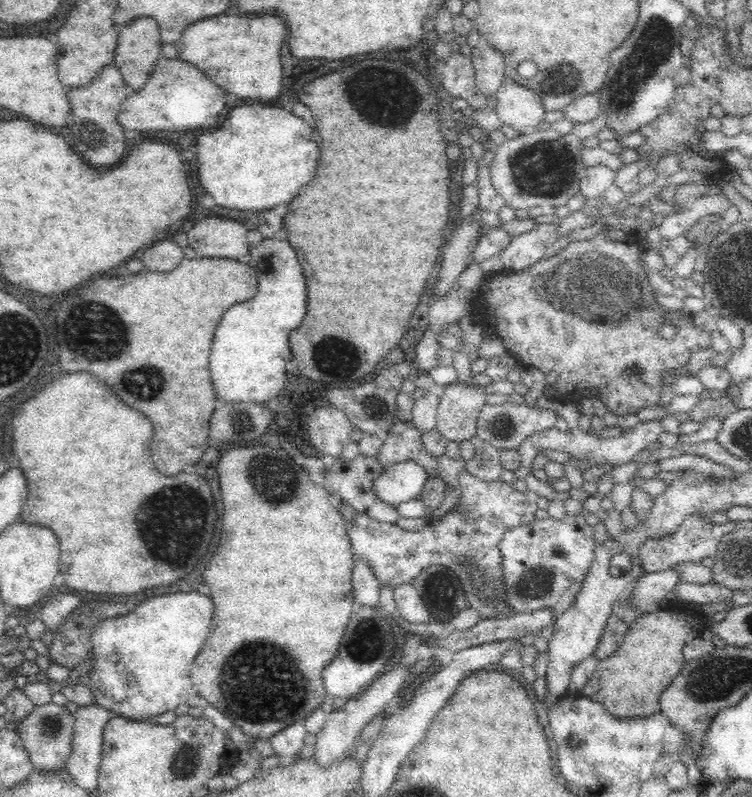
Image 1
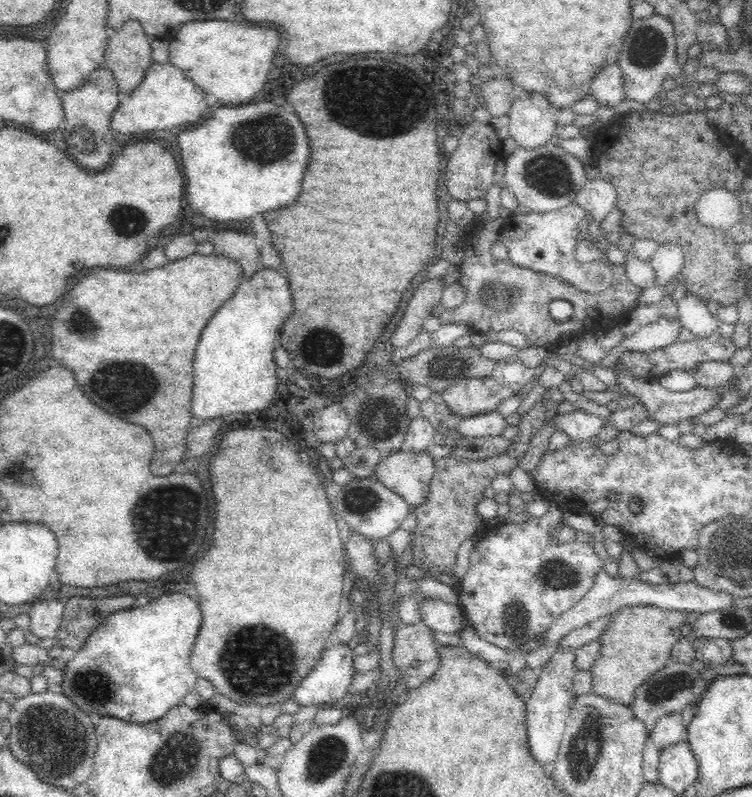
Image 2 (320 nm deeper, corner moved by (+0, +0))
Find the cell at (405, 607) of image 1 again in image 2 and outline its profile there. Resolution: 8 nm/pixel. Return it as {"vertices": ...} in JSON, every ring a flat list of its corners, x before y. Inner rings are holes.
{"vertices":[[424,599,420,605,422,622,433,631,458,635,467,623,462,608,457,604,448,604,440,599]]}

